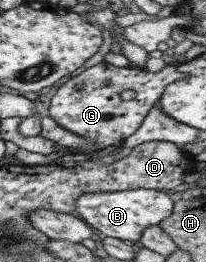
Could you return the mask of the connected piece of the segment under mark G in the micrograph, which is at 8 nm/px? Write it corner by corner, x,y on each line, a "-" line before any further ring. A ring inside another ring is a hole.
100,61
59,86
50,98
46,114
69,132
92,140
98,148
120,145
124,138
132,135
140,126
166,85
186,76
188,75
180,73
173,63
165,64
158,72
152,73
138,67
114,67
-
76,85
80,89
76,89
-
124,89
132,89
136,93
134,98
121,100
119,93

